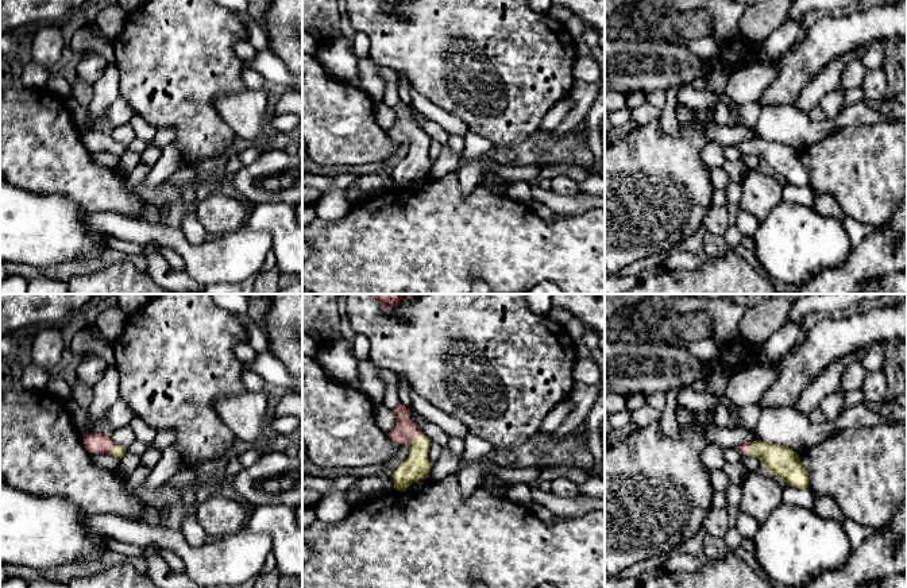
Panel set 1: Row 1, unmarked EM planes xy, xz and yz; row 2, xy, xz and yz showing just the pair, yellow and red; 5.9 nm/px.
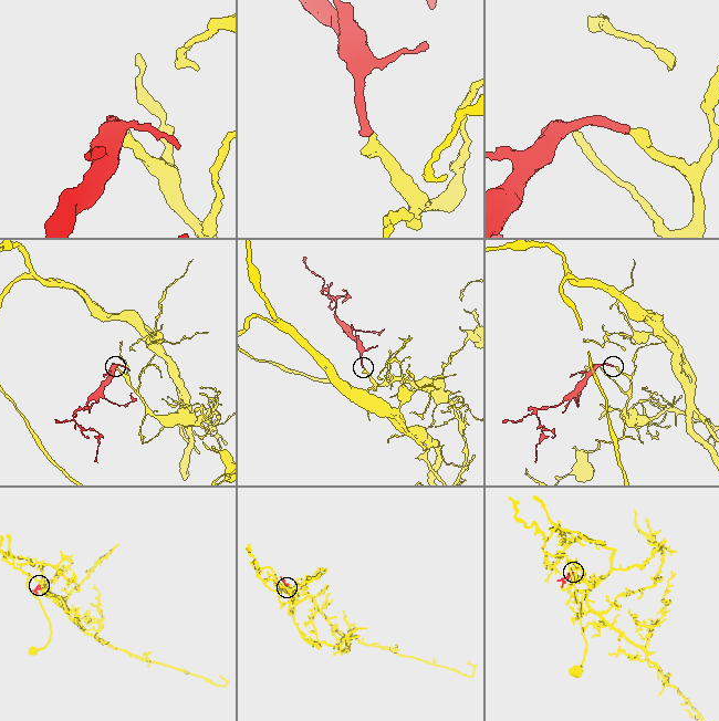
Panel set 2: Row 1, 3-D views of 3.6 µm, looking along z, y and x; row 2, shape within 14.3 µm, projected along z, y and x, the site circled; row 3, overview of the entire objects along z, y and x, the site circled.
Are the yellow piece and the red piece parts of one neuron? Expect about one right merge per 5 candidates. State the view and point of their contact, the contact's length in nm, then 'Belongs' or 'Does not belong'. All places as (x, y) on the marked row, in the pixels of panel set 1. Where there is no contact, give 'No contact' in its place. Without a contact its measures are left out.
Touches yellow at xz (416, 438). Shared border 120 nm. Belongs

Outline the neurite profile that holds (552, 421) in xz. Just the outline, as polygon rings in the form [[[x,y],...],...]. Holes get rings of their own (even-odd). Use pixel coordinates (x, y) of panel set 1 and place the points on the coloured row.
[[[570,398],[557,403],[541,421],[539,433],[551,436],[567,419],[574,409]]]

